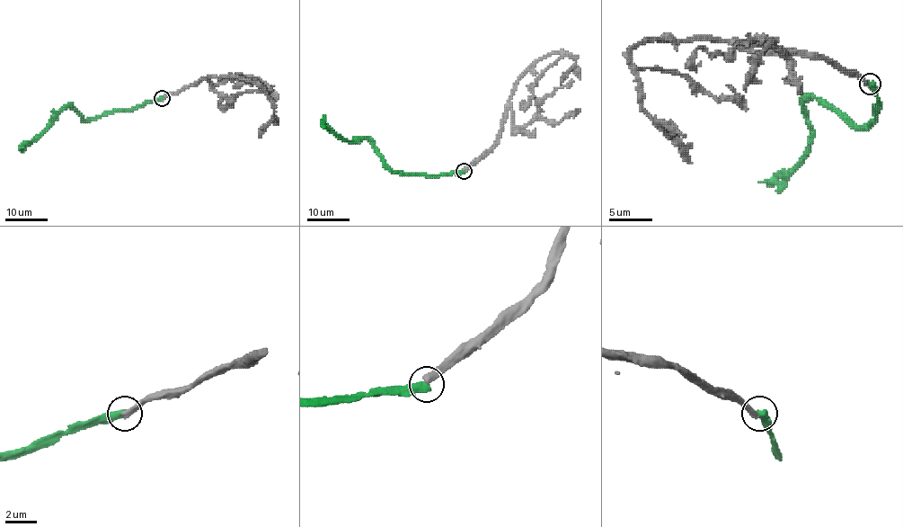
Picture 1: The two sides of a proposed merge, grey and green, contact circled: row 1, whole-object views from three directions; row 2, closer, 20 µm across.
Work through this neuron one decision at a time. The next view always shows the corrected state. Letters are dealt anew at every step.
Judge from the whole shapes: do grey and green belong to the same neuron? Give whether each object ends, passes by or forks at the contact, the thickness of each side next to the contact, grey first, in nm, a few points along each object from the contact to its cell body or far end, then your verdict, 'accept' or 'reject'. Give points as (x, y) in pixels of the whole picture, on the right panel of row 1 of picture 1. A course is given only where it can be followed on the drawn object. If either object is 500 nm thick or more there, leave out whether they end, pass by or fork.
400 nm thick on the grey side, 550 nm on the other; grey runs (871, 84), (778, 46), (646, 40), (632, 50), (638, 67), (675, 70), (704, 92), (737, 95), (726, 84); green runs (871, 83), (877, 102), (871, 121), (845, 121), (810, 98), (804, 104), (808, 152), (775, 180), (758, 182); reject

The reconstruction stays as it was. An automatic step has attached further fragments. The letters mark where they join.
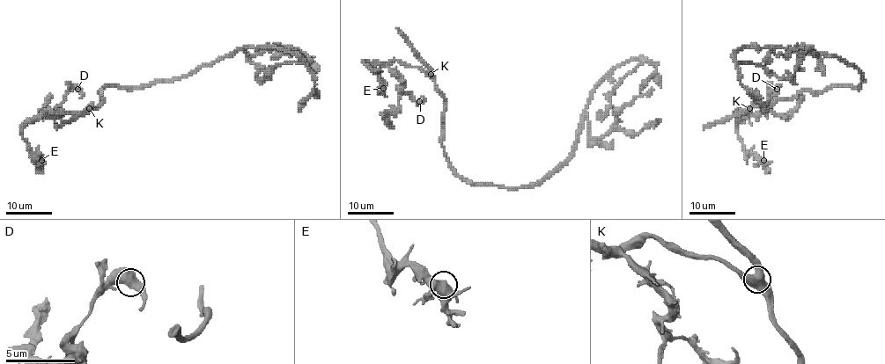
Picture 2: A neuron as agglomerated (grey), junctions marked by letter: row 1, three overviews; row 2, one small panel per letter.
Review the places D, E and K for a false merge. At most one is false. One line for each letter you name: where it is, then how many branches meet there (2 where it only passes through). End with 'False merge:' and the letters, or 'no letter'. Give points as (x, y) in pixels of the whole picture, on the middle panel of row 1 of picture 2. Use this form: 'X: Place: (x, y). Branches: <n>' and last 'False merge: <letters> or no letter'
False merge: no letter

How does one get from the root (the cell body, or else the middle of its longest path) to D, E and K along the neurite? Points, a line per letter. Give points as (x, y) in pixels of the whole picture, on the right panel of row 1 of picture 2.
D: (864, 80), (858, 88), (832, 86), (799, 91), (764, 107), (736, 112), (760, 112), (777, 89)
E: (864, 80), (858, 88), (832, 86), (799, 91), (764, 107), (736, 112), (741, 146), (763, 160)
K: (864, 80), (858, 88), (832, 86), (819, 91), (799, 91), (790, 98), (777, 98), (768, 106), (749, 109)

